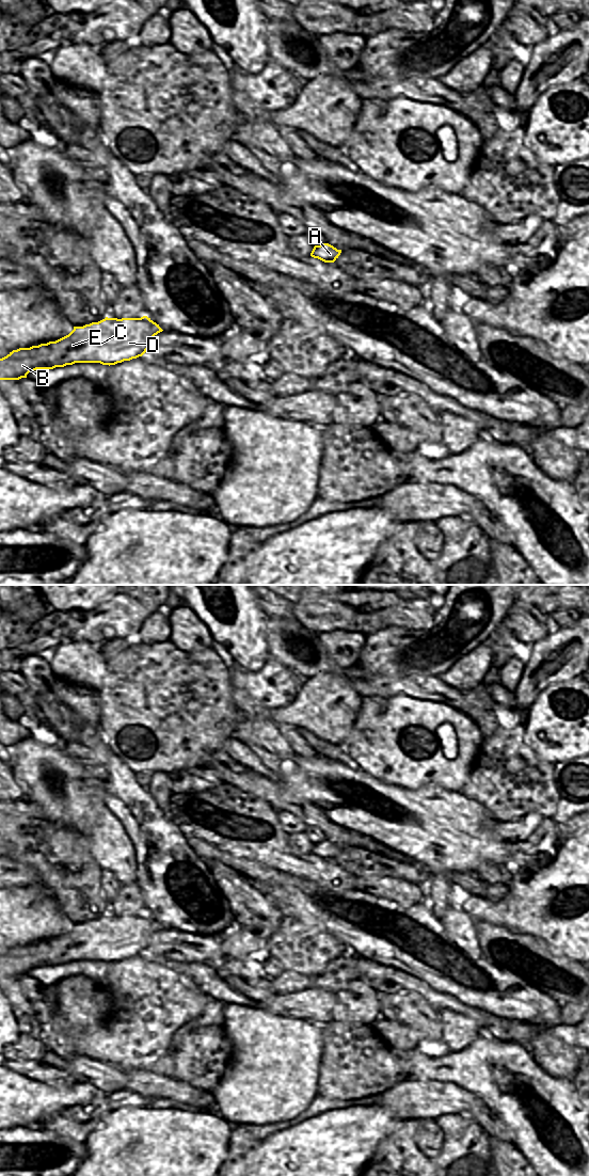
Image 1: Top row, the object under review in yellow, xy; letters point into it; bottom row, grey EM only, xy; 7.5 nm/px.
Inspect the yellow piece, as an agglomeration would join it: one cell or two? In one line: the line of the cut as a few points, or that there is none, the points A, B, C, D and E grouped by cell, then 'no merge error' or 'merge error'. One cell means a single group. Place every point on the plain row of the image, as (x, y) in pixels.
cut none; groups A B C D E; no merge error

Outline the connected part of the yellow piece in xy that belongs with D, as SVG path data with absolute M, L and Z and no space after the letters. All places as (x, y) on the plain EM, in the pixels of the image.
M147 913L141 916L108 916L74 924L66 934L47 941L19 945L0 956L0 978L19 978L27 975L30 969L36 967L53 967L75 960L100 960L115 963L142 954L148 947L150 938L163 927Z

